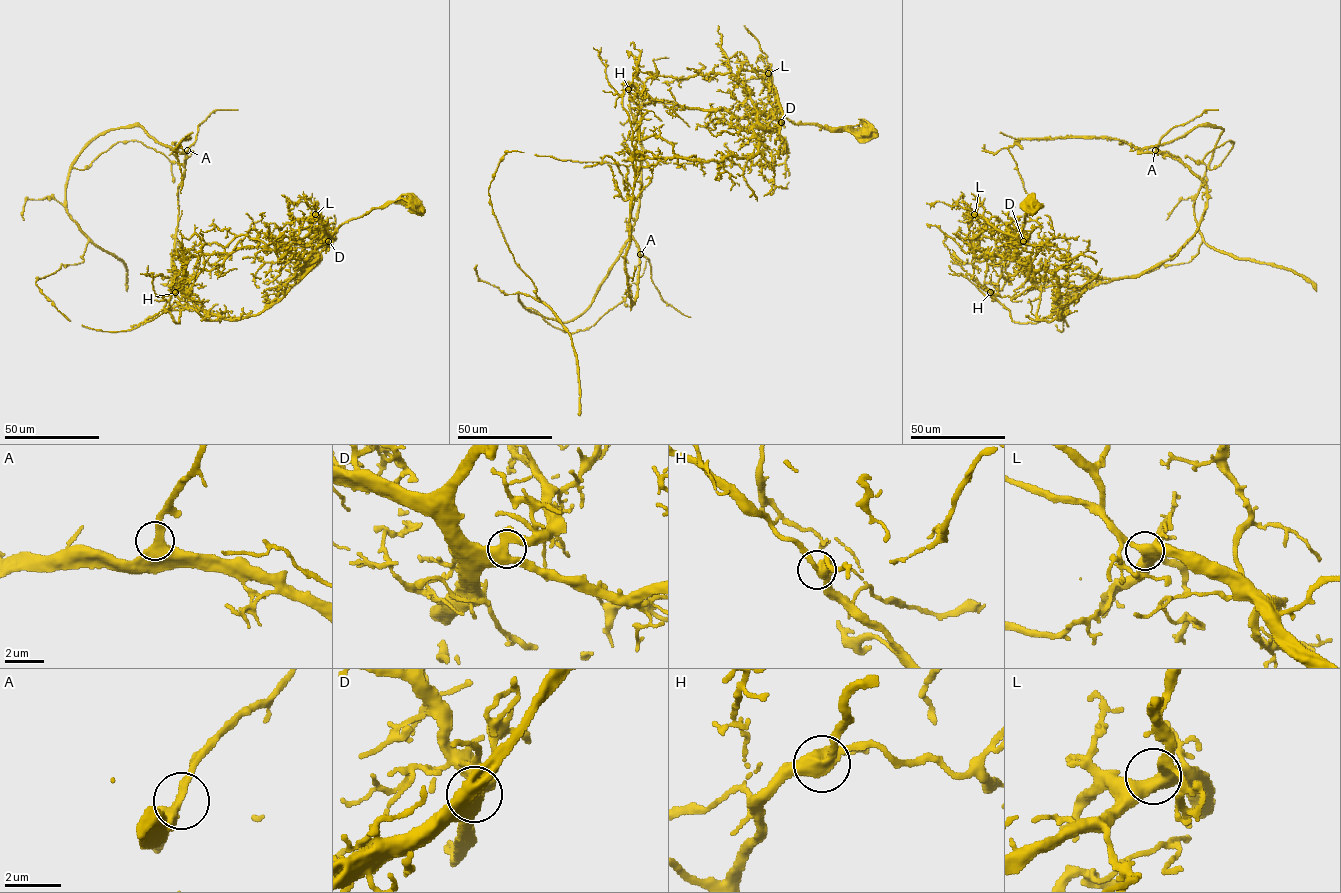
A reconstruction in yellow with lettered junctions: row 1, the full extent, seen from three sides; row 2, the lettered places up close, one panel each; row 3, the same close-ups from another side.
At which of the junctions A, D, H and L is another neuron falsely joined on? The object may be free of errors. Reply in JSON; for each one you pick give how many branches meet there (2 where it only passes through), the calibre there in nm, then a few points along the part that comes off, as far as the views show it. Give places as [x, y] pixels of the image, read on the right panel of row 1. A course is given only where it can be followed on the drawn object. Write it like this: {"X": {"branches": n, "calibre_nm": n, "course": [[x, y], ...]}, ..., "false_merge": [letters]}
{"H": {"branches": 3, "calibre_nm": 440, "course": [[989, 292], [1038, 322], [1169, 260], [1206, 186], [1140, 152], [1219, 126], [1198, 253], [1084, 285], [1053, 320]]}, "false_merge": ["H"]}

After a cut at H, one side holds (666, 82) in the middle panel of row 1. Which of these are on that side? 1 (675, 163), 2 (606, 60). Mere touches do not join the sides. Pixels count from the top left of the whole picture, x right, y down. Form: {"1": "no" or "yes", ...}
{"1": "yes", "2": "no"}

